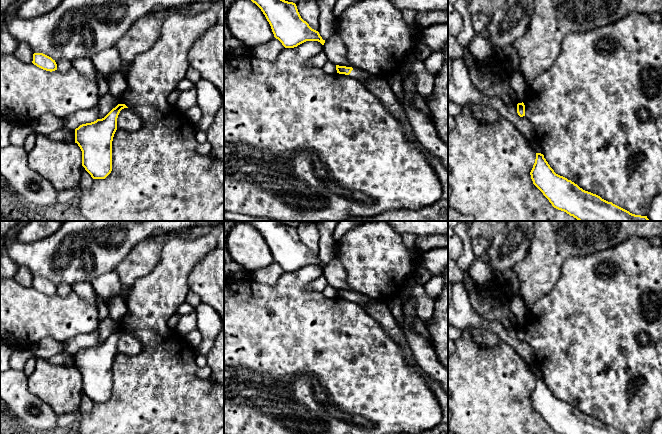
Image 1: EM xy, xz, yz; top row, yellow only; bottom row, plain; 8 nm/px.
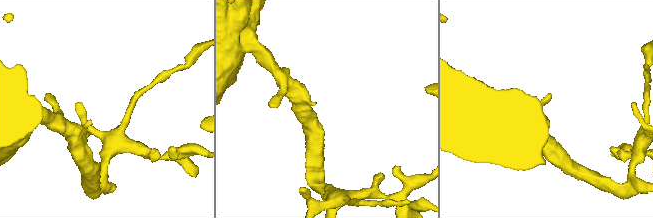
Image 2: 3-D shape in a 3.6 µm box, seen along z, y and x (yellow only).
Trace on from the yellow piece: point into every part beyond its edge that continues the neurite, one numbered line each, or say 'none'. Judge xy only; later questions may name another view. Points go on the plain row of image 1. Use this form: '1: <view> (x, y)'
none

